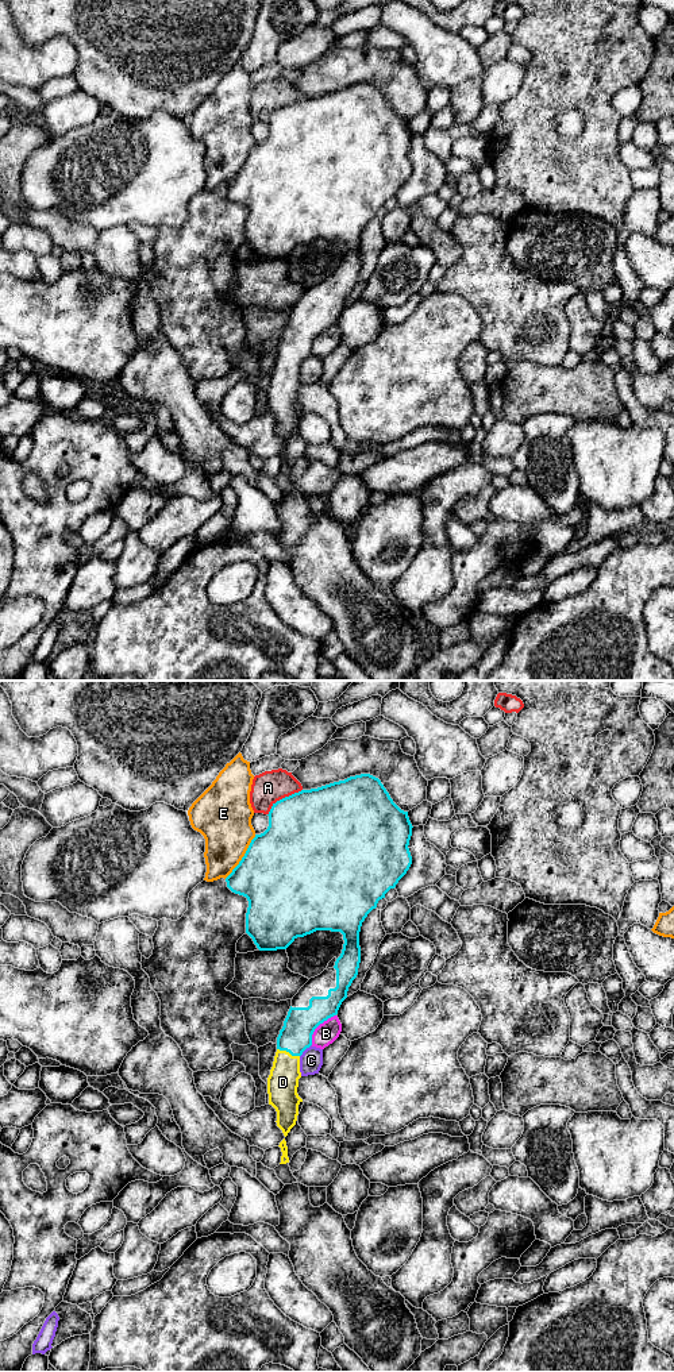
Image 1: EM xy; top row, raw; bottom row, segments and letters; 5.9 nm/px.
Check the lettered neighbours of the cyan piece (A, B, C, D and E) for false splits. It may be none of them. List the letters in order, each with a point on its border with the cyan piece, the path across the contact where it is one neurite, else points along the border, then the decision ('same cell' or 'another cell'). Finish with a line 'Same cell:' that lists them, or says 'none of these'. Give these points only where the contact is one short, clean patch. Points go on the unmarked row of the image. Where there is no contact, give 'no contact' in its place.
A: xy (282, 107) | another cell
B: xy (318, 334) | along xy (335, 323), (324, 328), (315, 338), (311, 353) | another cell
C: xy (304, 358) | another cell
D: xy (288, 359) | across xy (295, 346), (288, 359), (282, 390) | same cell
E: xy (243, 165) | another cell
Same cell: D

